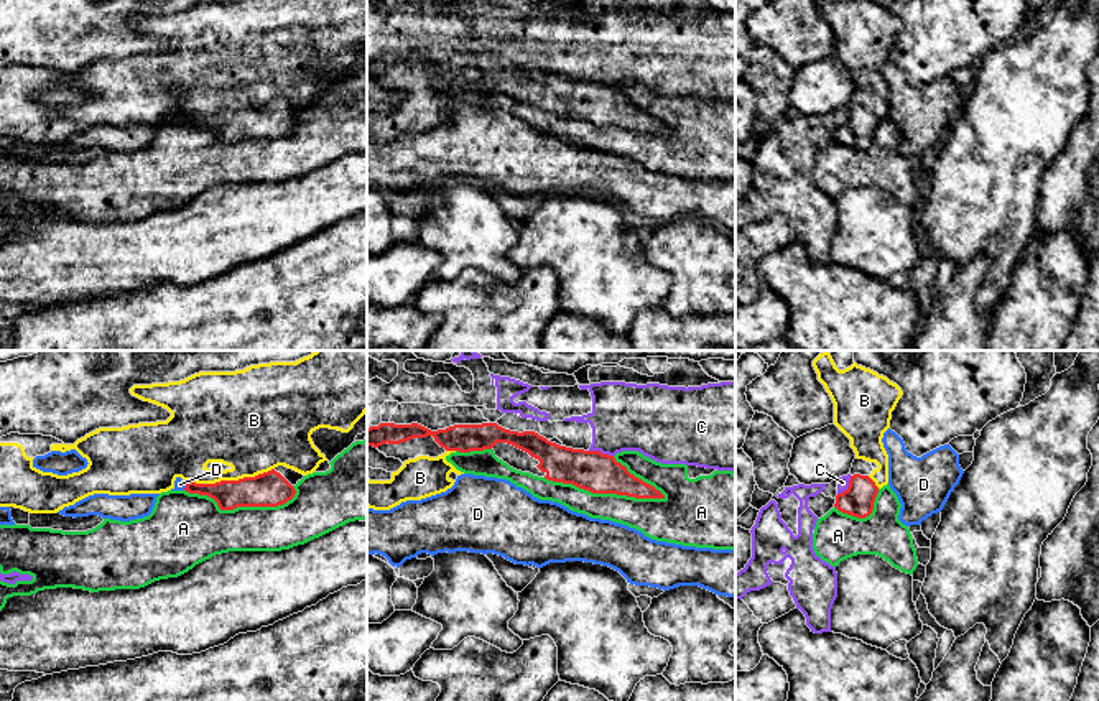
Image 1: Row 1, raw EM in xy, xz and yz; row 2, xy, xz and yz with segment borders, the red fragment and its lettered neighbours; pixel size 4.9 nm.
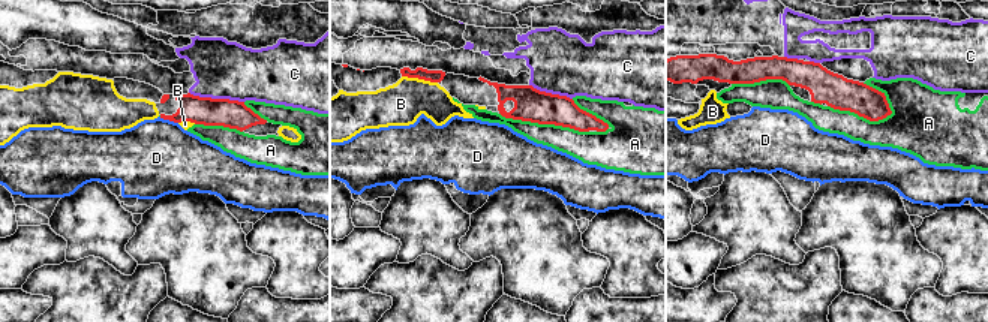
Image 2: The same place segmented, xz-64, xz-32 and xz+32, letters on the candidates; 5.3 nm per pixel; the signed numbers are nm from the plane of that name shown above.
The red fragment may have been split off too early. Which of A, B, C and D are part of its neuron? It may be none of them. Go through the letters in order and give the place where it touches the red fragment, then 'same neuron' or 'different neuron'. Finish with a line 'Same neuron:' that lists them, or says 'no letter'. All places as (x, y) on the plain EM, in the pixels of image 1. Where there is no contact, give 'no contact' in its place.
A: contact xz (604, 124); different neuron
B: contact xy (231, 112); same neuron
C: contact xz (599, 83); different neuron
D: contact xy (186, 117); different neuron
Same neuron: B

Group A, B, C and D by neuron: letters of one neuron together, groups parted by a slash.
A / B / C / D

